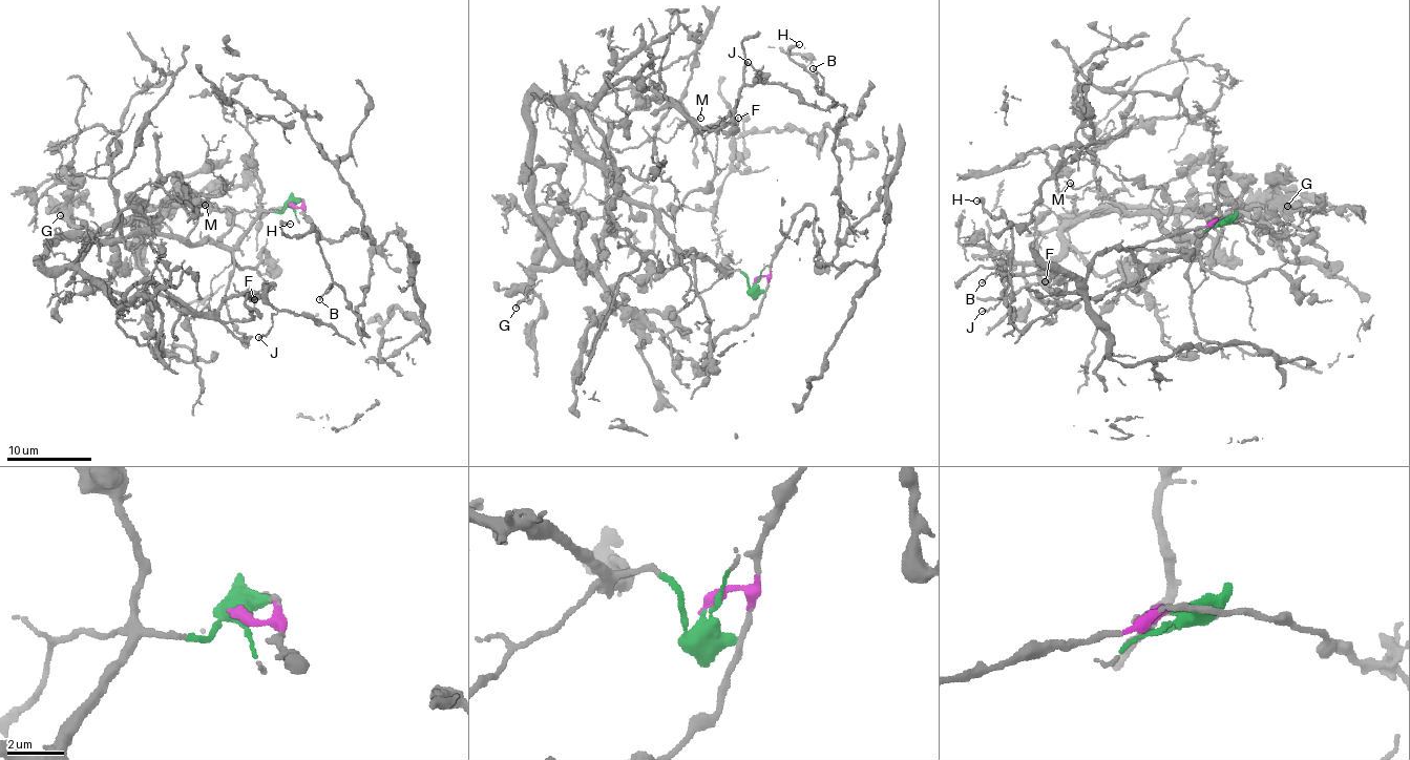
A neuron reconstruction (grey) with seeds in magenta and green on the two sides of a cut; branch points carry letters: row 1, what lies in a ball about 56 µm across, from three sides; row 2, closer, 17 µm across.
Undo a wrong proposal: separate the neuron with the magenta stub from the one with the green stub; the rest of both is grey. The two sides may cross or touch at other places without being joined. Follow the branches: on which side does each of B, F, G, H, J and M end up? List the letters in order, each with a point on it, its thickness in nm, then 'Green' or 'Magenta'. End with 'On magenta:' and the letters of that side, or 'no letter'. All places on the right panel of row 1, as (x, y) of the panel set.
B: Place: (982, 282). Thickness 130 nm. Magenta
F: Place: (1045, 281). Thickness 140 nm. Green
G: Place: (1287, 206). Thickness 110 nm. Green
H: Place: (976, 201). Thickness 190 nm. Magenta
J: Place: (982, 311). Thickness 130 nm. Green
M: Place: (1070, 183). Thickness 110 nm. Green
On magenta: B, H

